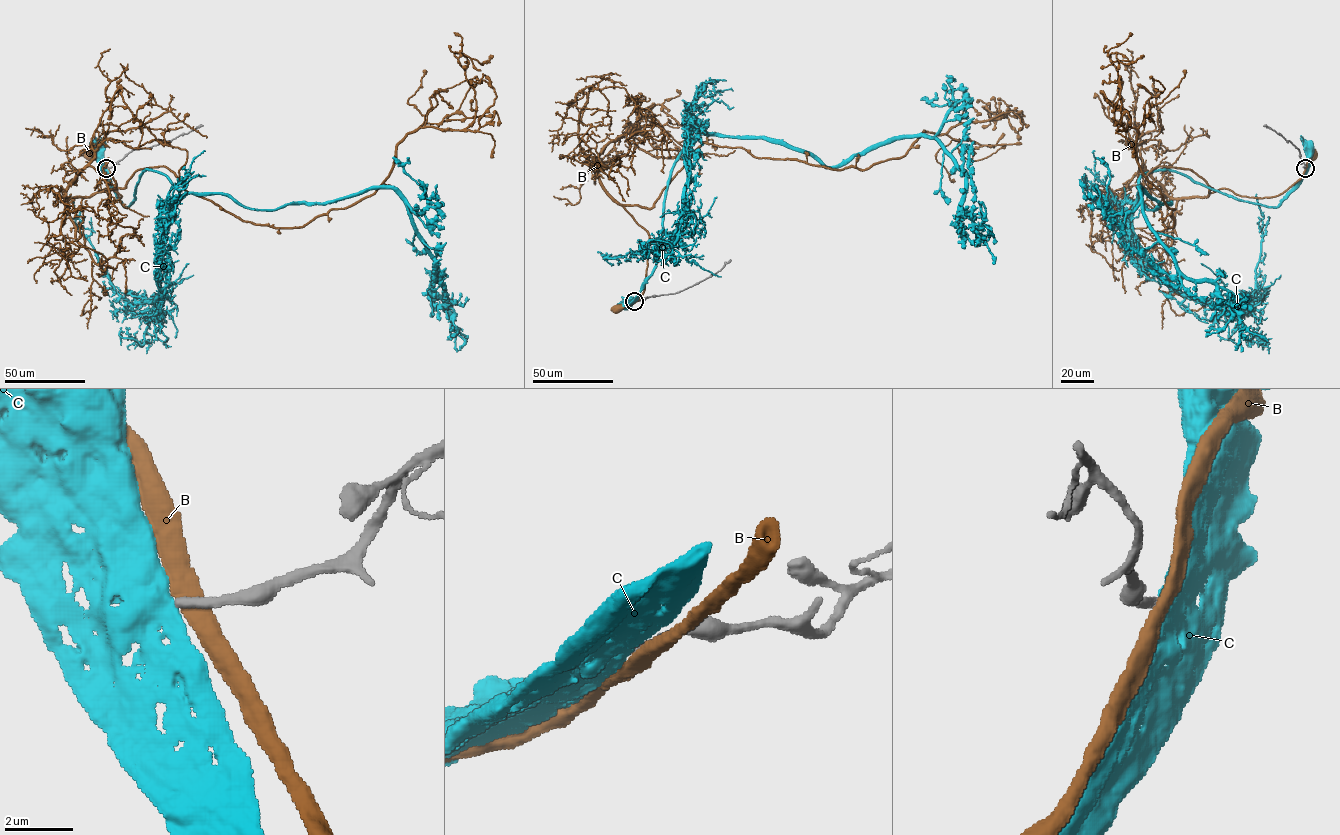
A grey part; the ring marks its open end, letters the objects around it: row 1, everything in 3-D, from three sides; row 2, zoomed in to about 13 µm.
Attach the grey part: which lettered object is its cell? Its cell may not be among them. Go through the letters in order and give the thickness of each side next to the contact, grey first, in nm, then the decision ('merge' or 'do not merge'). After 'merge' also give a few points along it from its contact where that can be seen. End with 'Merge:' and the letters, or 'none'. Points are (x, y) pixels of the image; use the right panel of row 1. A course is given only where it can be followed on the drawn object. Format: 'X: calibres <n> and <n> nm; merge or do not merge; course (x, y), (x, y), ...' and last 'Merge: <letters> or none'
B: calibres 320 and 480 nm; do not merge
C: calibres 240 and 600 nm; do not merge
Merge: none

